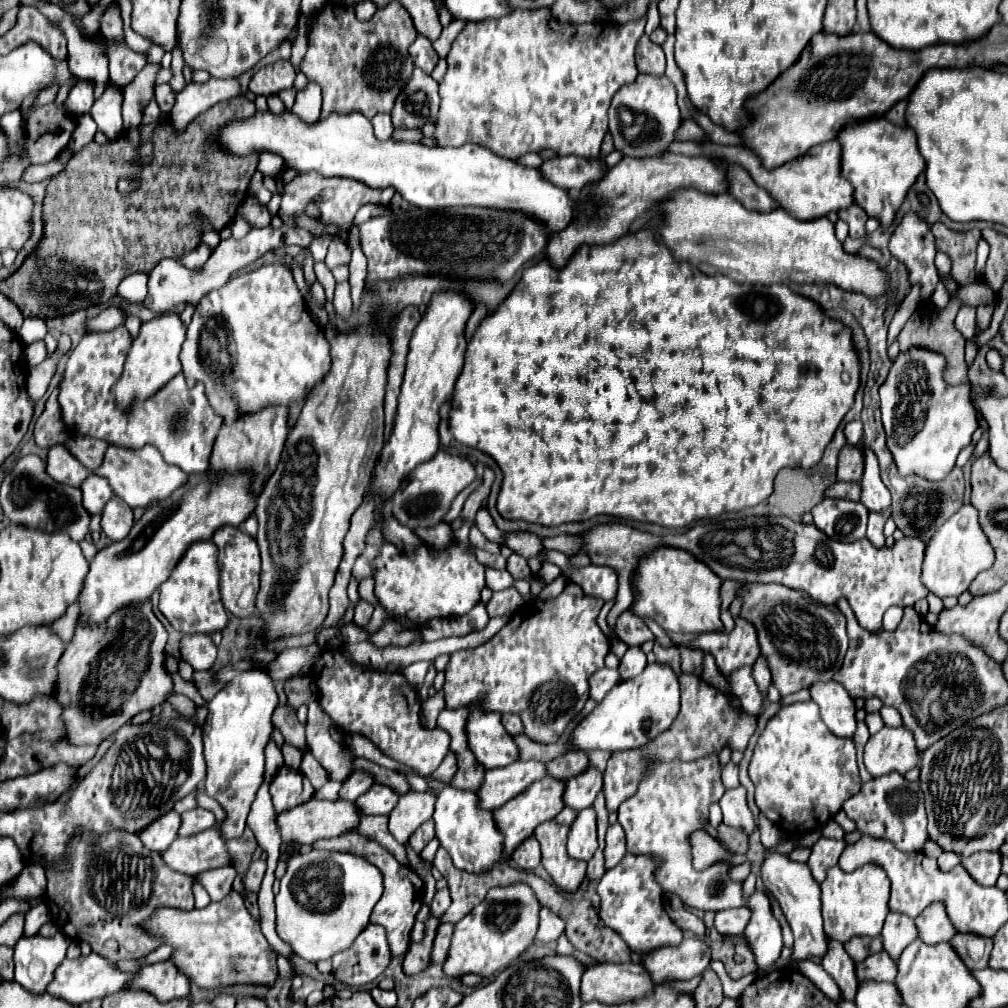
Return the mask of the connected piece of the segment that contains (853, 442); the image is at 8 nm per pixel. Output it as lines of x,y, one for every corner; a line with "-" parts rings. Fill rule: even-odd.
848,422
844,426
844,438
850,446
858,446
862,442
862,422

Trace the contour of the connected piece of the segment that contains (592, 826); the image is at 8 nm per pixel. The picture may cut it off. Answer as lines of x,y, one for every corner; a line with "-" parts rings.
586,808
578,814
576,822
568,834
568,854
576,860
588,862
598,848
596,842
596,812
594,808

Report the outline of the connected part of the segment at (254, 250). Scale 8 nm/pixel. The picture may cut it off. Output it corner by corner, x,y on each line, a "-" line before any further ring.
270,226
270,228
266,228
266,236
264,236
264,228
262,230
260,228
252,228
246,234
246,238
242,238
242,240
228,238
228,240
220,242
214,248
210,260
200,270
188,270
188,268
180,266
176,260
164,258
150,272
150,286
148,286
148,294
146,294
146,300
144,300
144,308
152,310
154,314
166,314
174,306
178,306
178,304
192,304
192,306
196,306
202,296
206,296
212,290
222,288
234,272
238,272
244,266
256,262
262,254
280,248
282,244
298,244
298,246
304,246
304,232
302,230
296,230
296,228
290,228
290,226
282,226
282,228
272,228

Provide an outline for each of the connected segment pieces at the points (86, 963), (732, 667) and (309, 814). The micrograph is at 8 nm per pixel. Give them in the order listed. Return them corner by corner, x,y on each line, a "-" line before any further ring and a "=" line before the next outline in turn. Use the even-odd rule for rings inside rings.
96,954
80,956
78,960
66,958
64,964
60,964
60,968
56,970
56,980
52,980
52,988
48,988
48,994
60,996
62,1000
68,1000
70,1004
80,1006
82,1002
128,990
134,982
134,976
136,976
136,972
122,972
122,970
118,970
118,966
114,962
104,960
102,956
96,956
=
738,616
736,628
730,634
724,634
724,636
700,634
698,638
694,638
692,642
688,642
684,646
698,648
706,654
712,654
716,658
718,672
726,680
730,680
732,672
736,672
744,666
752,666
760,654
756,628
752,622
748,622
742,616
=
308,800
306,804
300,804
288,812
280,814
280,832
282,832
282,840
284,842
296,842
296,844
312,844
320,838
336,838
342,836
344,832
356,830
360,824
360,816
358,810
354,806
354,802
348,800

